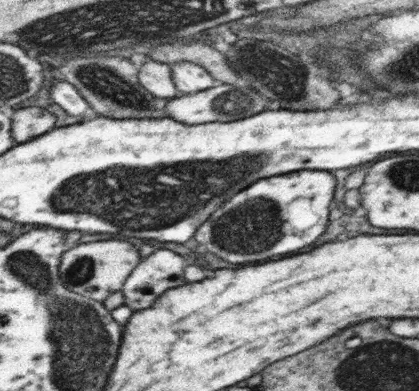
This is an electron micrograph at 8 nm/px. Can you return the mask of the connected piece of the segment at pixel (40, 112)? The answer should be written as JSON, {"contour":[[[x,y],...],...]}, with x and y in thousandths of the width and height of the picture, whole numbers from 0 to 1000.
{"contour":[[[57,269],[26,286],[26,345],[38,368],[69,363],[131,325],[134,299],[110,276],[62,274]]]}

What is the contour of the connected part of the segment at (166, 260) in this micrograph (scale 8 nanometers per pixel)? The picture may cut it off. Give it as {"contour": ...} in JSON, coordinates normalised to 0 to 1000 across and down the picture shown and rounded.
{"contour":[[[387,634],[339,660],[286,742],[296,775],[317,795],[358,788],[391,744],[446,724],[439,706],[446,675],[430,650]]]}

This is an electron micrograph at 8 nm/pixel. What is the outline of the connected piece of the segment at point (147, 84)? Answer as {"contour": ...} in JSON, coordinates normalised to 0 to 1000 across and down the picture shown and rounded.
{"contour":[[[368,153],[348,156],[329,182],[332,212],[372,251],[415,251],[432,243],[418,223],[408,166]]]}

